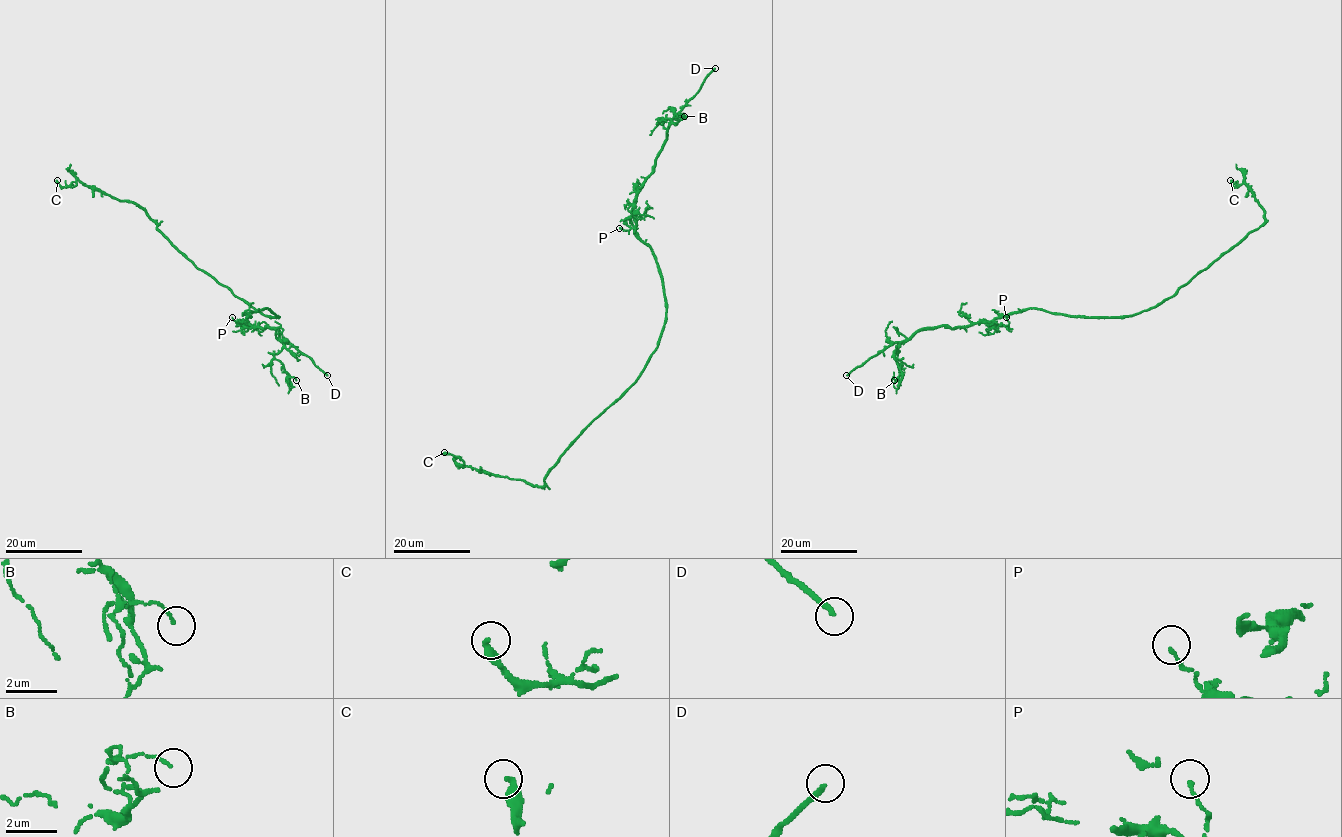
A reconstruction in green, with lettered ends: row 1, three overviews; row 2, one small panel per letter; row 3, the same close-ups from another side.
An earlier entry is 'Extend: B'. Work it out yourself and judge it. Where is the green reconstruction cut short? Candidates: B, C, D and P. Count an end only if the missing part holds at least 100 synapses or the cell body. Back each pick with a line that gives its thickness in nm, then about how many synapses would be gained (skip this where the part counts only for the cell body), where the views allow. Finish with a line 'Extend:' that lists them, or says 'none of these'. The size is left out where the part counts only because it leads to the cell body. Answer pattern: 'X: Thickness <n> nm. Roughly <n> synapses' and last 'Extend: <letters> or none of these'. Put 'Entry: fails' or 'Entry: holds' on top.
Entry: fails
D: Thickness 200 nm
Extend: D

